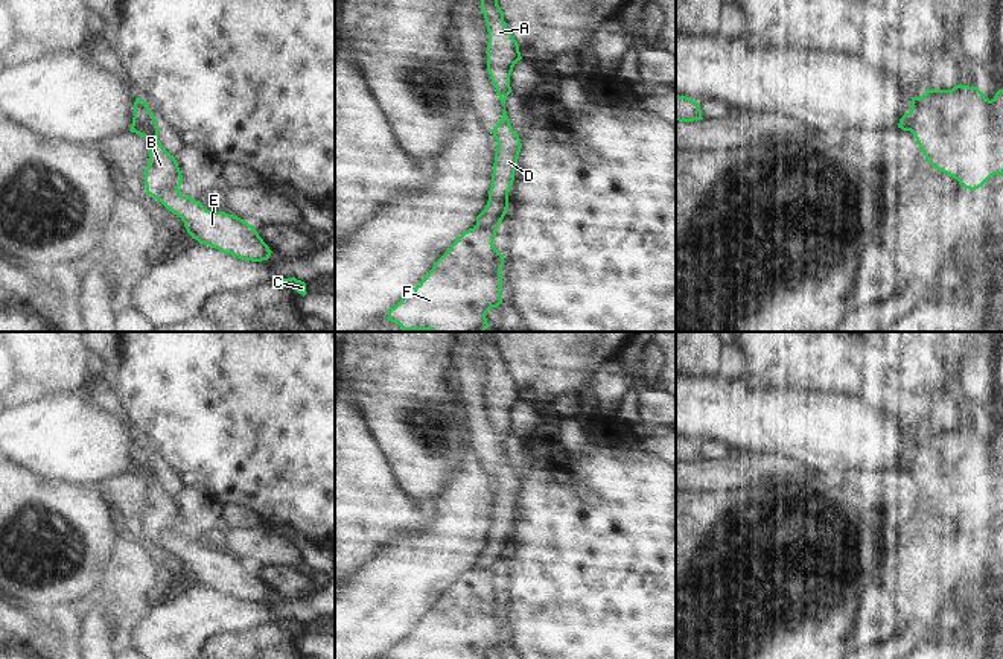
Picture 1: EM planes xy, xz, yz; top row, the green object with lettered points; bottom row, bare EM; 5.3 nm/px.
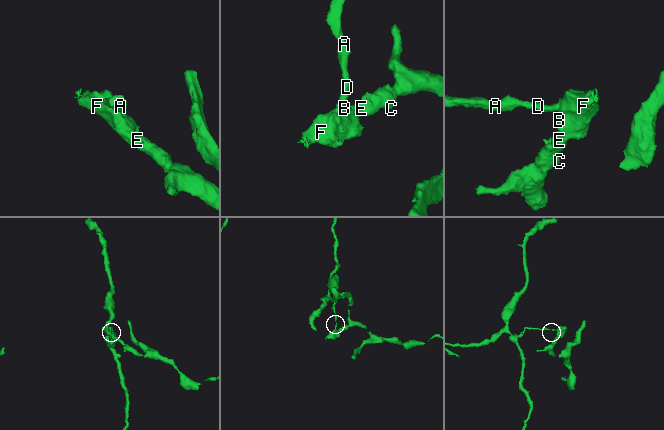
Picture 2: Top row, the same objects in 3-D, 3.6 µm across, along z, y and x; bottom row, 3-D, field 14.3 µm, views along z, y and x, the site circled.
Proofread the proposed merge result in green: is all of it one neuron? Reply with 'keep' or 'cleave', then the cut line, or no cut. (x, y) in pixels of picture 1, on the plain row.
cleave; cut in xy along (134, 455), (140, 464), (152, 466)

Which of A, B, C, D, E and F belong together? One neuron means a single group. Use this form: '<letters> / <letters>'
A D / B C E F

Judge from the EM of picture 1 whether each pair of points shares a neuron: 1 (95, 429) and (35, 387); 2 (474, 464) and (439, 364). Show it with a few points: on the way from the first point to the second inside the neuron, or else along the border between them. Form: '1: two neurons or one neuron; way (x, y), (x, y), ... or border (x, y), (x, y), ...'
1: two neurons; border (58, 393), (50, 393), (22, 405)
2: two neurons; border (469, 436), (466, 452), (451, 478)

